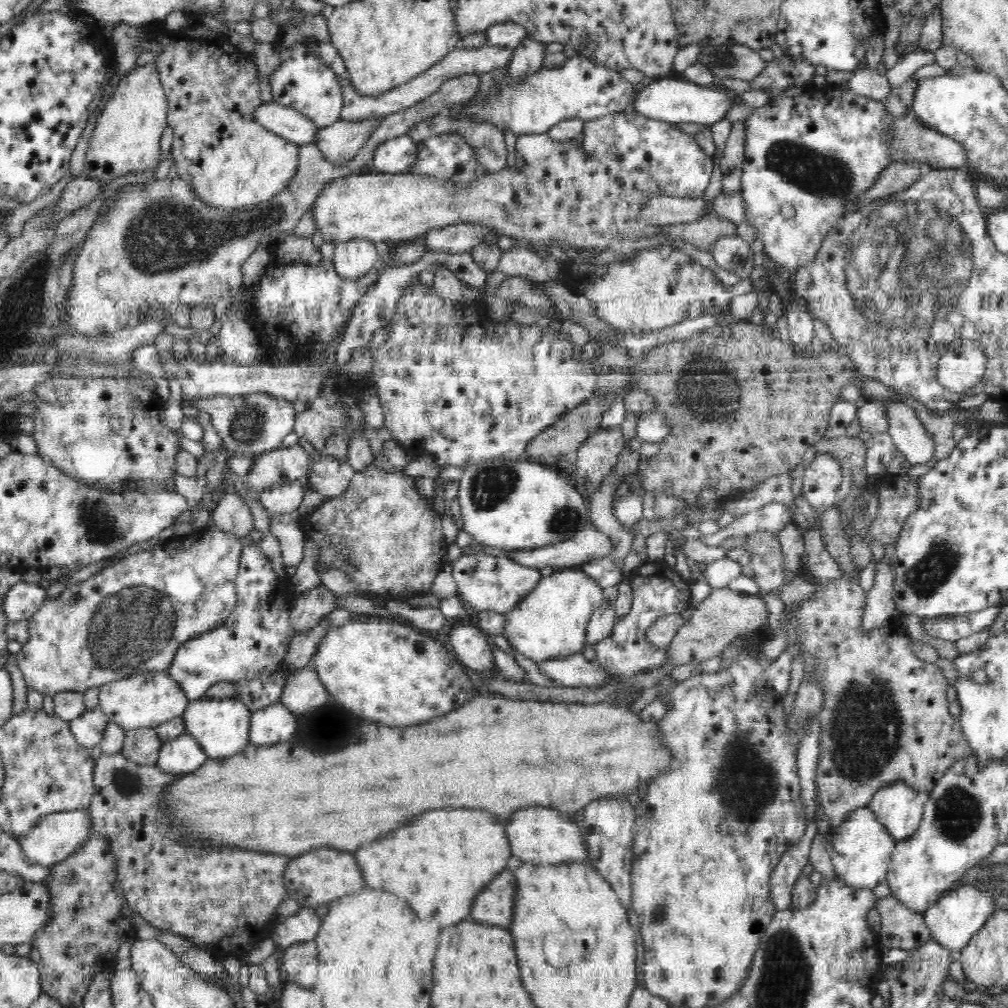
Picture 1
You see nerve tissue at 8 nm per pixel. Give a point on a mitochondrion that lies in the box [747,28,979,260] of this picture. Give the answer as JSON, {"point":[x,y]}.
{"point":[819,174]}

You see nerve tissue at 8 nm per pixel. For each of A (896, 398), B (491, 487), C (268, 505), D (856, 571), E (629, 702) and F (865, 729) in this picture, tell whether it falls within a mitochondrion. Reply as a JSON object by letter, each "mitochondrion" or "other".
{"A":"other","B":"mitochondrion","C":"other","D":"other","E":"other","F":"mitochondrion"}

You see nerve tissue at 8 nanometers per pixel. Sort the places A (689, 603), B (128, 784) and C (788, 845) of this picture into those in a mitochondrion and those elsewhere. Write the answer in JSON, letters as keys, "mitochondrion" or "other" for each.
{"A":"other","B":"mitochondrion","C":"other"}

